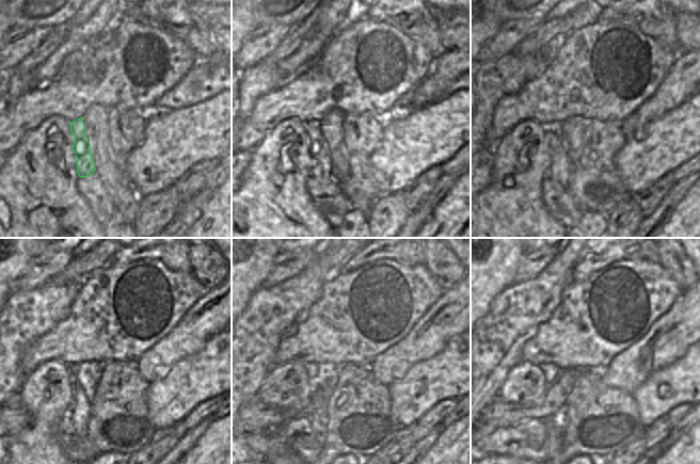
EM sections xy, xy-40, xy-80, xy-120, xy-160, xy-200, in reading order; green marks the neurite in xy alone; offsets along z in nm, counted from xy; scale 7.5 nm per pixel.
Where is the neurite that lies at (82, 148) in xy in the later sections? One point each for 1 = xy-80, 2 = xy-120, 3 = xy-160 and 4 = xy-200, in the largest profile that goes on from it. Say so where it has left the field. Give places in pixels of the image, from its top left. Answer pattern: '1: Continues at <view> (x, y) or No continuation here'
1: Continues at xy-80 (560, 166)
2: Continues at xy-120 (79, 414)
3: Continues at xy-160 (318, 419)
4: Continues at xy-200 (554, 433).

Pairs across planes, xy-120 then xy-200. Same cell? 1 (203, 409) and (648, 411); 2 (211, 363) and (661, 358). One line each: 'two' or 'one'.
1: two
2: two

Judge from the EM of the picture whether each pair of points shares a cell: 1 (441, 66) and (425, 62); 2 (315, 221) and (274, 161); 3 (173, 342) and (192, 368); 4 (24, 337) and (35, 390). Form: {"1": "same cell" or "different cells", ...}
{"1": "different cells", "2": "same cell", "3": "different cells", "4": "different cells"}

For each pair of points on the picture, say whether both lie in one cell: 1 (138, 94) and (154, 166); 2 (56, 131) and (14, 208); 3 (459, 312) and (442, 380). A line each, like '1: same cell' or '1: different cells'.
1: different cells
2: same cell
3: different cells

